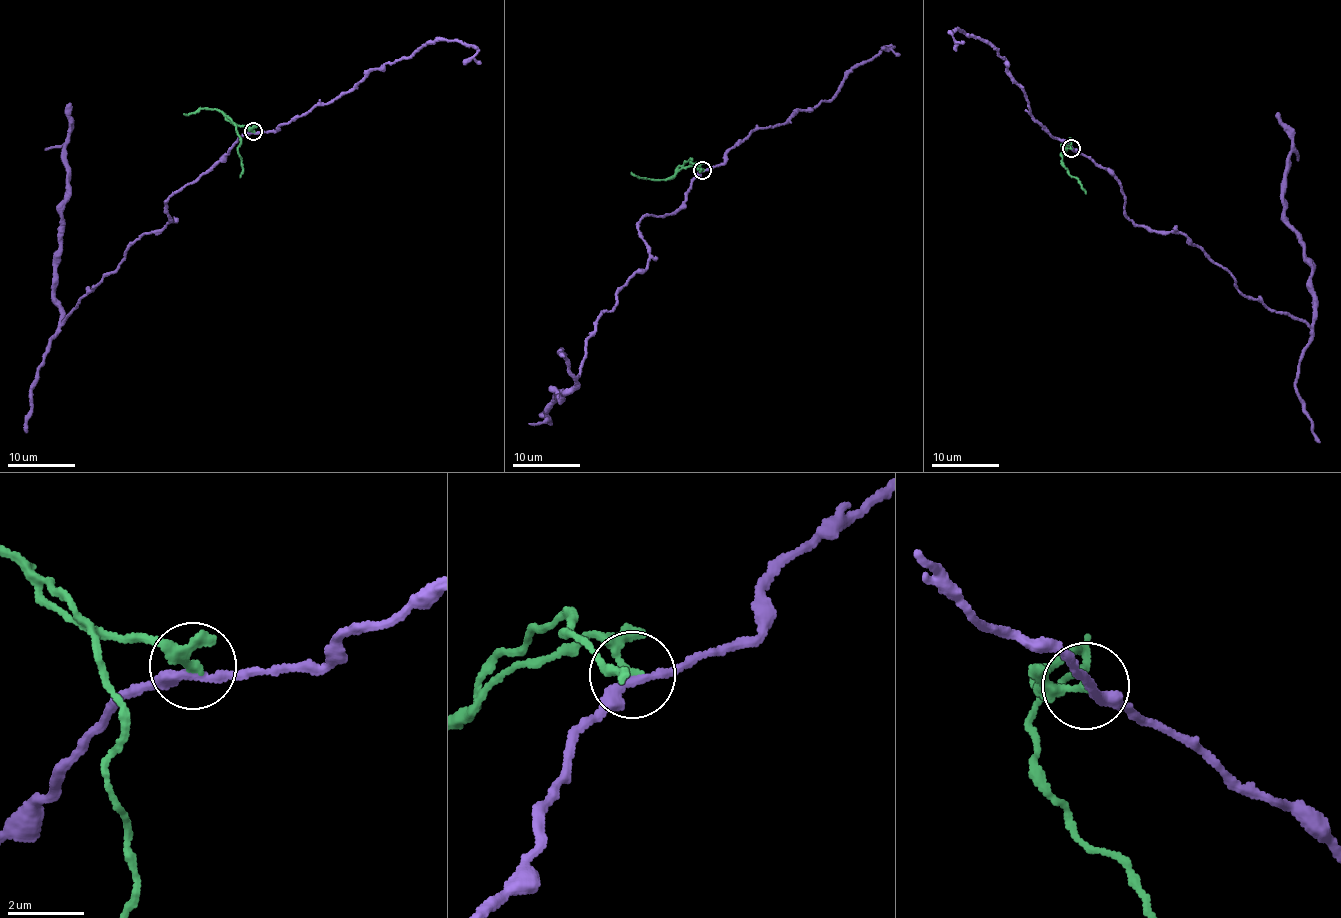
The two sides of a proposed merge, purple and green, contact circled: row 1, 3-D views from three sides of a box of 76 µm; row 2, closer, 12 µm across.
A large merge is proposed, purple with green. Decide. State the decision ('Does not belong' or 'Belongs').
Does not belong

